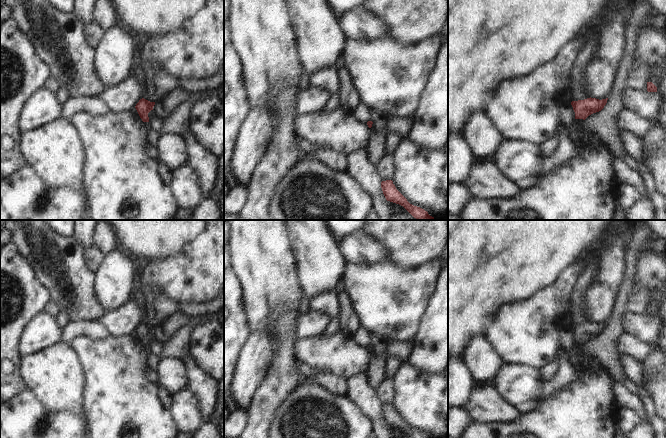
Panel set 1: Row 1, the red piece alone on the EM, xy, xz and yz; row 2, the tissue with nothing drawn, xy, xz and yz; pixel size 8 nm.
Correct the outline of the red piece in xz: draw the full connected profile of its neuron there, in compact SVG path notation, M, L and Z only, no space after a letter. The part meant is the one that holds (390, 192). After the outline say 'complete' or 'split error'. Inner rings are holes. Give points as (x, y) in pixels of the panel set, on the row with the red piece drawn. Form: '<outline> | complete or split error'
M392 180L381 182L381 188L387 201L403 206L414 218L419 220L433 220L424 209L410 204L407 199L396 189Z | complete

